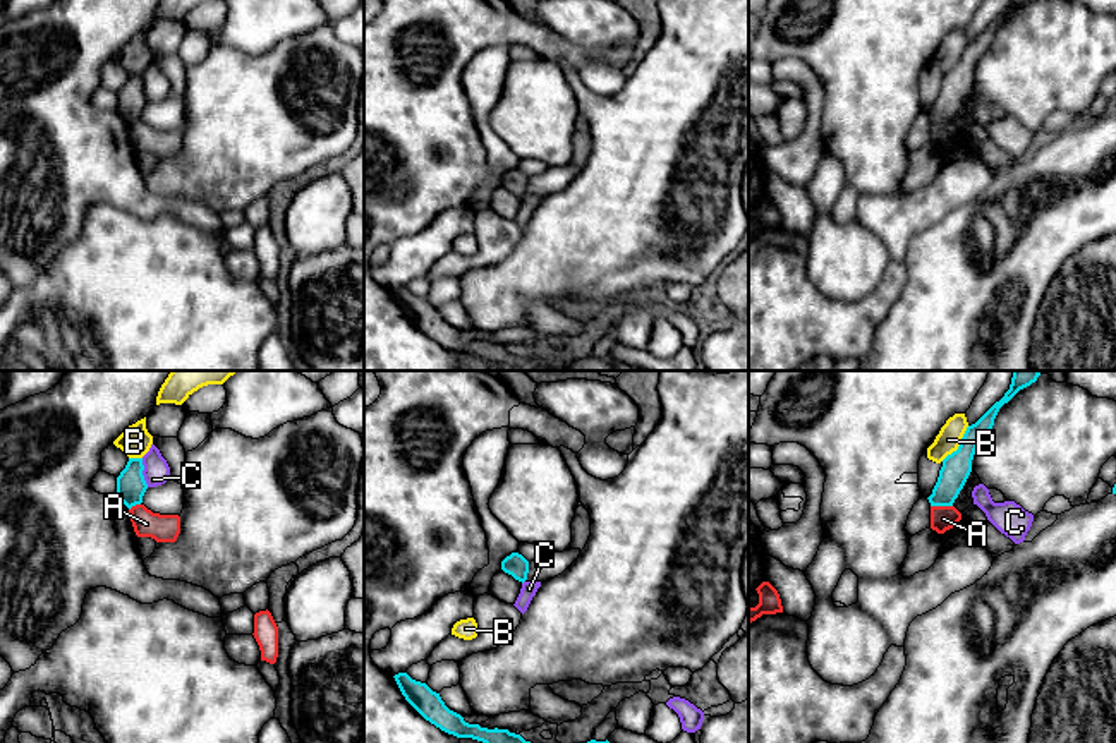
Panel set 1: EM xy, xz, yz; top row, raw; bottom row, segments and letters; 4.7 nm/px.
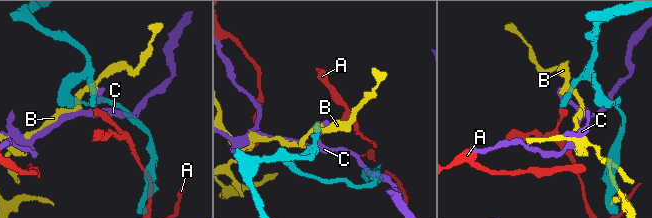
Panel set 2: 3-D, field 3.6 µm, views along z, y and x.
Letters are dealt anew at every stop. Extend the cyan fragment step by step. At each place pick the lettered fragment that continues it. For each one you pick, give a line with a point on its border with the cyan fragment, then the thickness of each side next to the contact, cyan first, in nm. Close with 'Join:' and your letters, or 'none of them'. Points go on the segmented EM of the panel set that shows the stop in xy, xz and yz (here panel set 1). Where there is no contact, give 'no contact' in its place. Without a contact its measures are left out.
Join: none of them

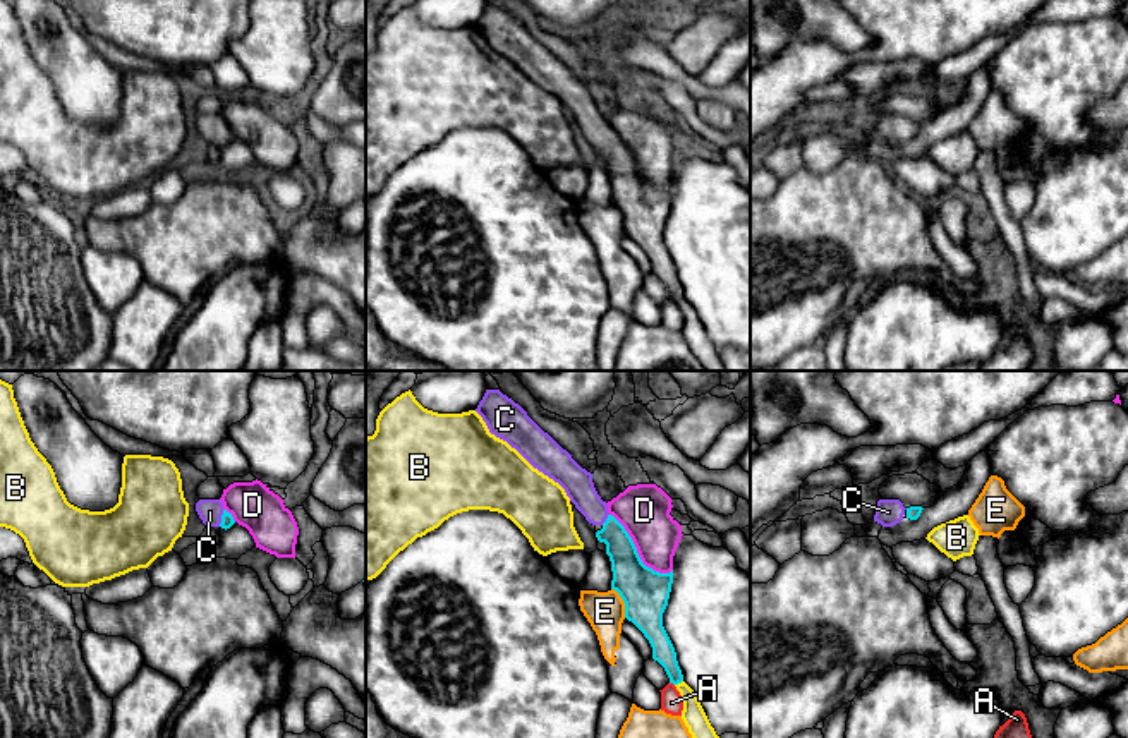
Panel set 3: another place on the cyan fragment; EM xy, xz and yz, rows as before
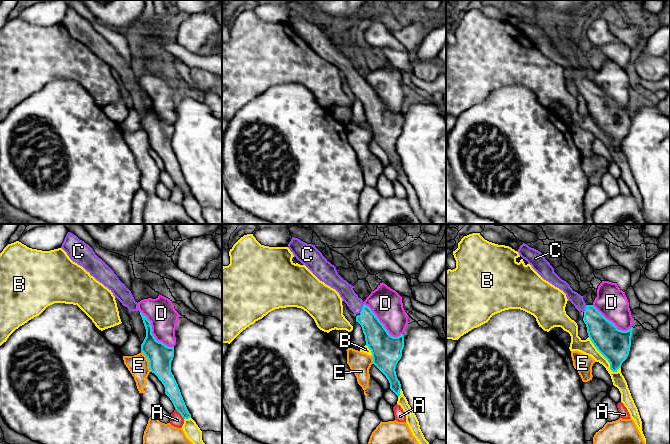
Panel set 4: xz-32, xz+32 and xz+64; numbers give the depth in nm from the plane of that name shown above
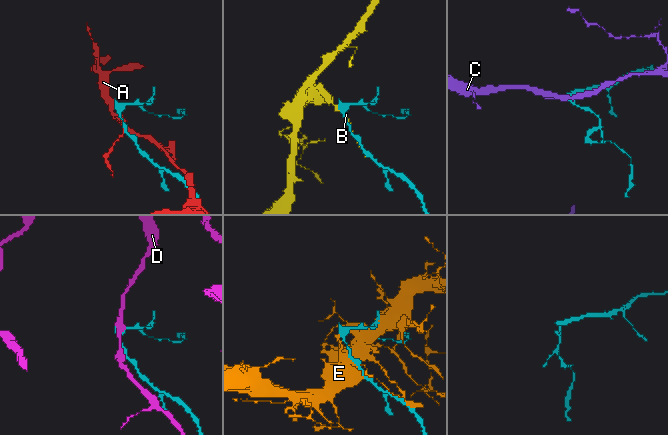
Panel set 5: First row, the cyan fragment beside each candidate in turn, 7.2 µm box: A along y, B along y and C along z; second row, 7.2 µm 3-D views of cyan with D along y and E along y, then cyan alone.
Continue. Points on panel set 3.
C: contact xy (222, 519); calibres 60 and 110 nm
Join: C

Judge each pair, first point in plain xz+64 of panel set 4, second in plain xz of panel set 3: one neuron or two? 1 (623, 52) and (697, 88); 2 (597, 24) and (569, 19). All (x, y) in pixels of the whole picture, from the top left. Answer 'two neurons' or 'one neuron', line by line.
1: two neurons
2: two neurons

